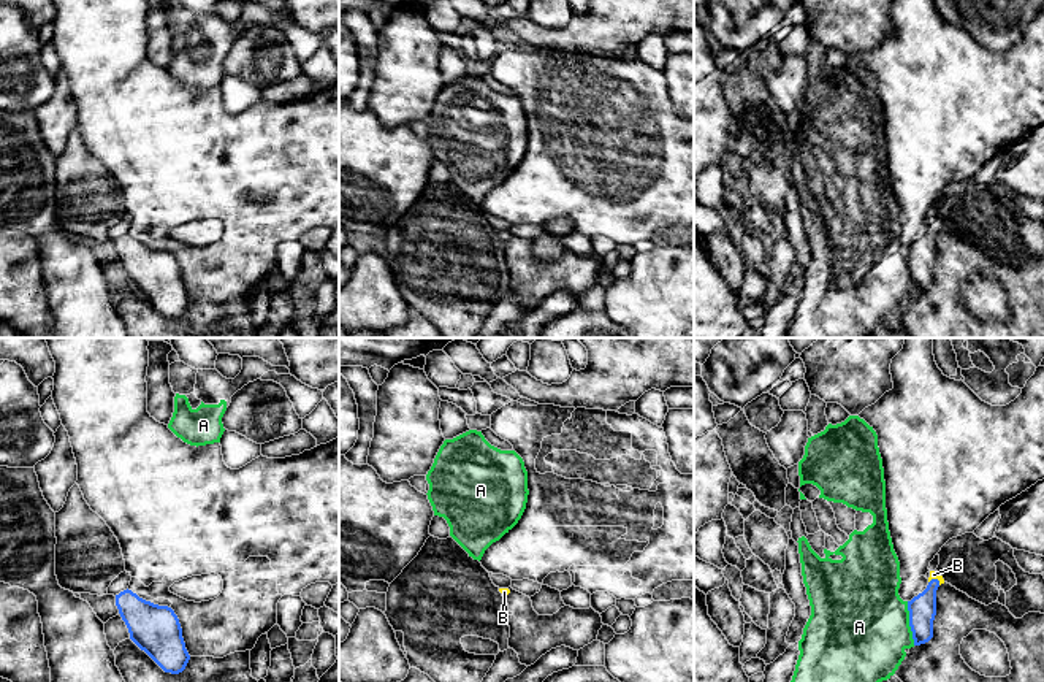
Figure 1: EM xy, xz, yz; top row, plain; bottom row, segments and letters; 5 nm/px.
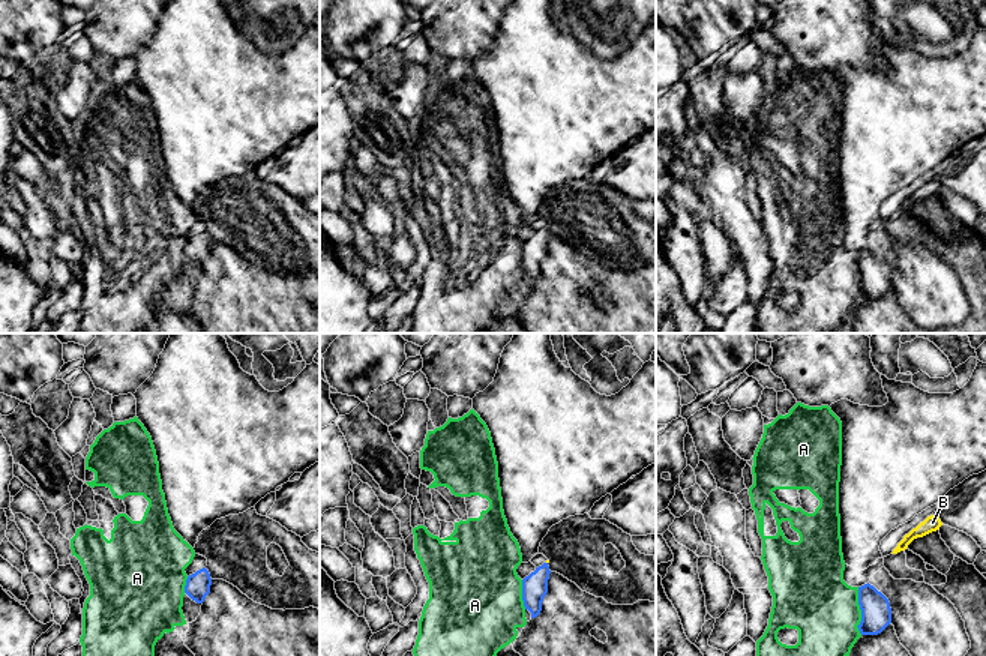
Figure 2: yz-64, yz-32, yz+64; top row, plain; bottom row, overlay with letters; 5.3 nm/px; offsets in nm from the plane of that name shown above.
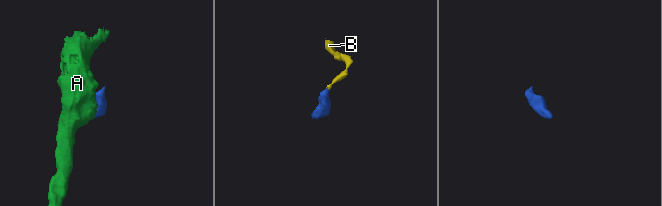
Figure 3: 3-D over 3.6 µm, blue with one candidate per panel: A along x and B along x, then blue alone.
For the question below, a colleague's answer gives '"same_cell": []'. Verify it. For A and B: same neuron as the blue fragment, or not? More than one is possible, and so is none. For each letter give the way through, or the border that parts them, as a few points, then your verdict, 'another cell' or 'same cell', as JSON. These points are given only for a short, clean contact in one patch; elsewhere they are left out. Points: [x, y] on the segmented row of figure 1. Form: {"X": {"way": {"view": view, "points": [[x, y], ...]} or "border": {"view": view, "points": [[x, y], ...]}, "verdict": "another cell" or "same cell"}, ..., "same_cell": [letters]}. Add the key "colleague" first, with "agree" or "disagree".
{"colleague": "disagree", "A": {"verdict": "another cell"}, "B": {"way": {"view": "yz", "points": [[922, 608], [933, 579], [933, 574]]}, "verdict": "same cell"}, "same_cell": ["B"]}

